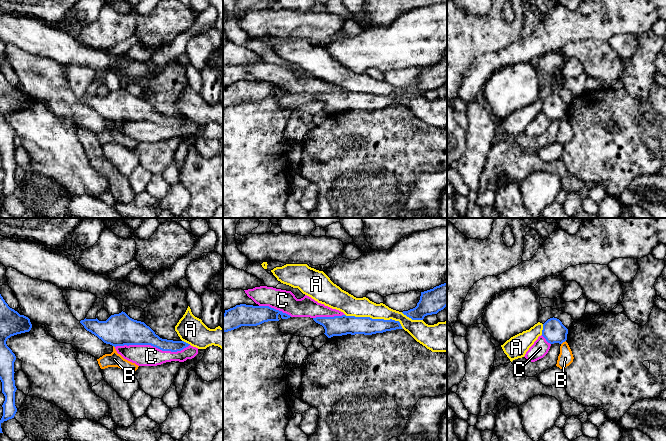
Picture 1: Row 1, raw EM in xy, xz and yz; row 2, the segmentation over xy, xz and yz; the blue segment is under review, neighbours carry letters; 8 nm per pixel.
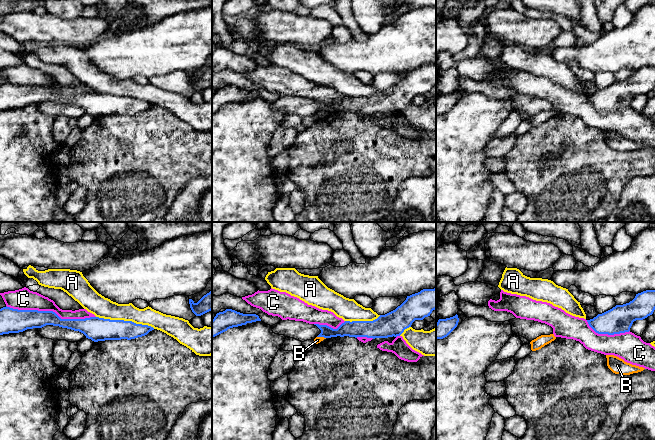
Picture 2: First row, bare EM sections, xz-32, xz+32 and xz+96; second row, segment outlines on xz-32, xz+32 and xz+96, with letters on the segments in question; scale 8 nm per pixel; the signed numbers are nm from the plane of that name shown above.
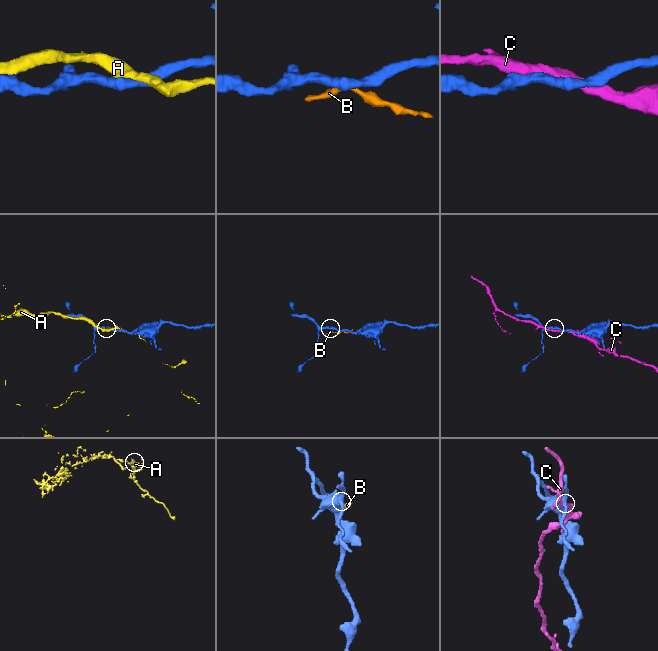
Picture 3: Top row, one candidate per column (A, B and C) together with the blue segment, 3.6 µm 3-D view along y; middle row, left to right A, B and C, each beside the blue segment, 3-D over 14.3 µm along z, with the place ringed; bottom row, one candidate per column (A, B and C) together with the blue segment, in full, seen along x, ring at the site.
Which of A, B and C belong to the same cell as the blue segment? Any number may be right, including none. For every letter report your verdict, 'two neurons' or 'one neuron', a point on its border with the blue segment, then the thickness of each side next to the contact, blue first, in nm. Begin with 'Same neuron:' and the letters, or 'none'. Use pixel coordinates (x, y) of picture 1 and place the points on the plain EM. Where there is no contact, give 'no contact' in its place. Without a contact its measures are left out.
Same neuron: none
A: two neurons | xz (375, 95) | 150/160 nm
B: two neurons | yz (563, 117) | 180/120 nm
C: two neurons | xy (152, 121) | 220/180 nm

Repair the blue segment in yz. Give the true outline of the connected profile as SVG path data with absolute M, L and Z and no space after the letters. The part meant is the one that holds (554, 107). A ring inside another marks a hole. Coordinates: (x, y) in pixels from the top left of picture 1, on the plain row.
M550 94L543 100L542 112L550 120L562 120L567 116L568 105L557 94Z

